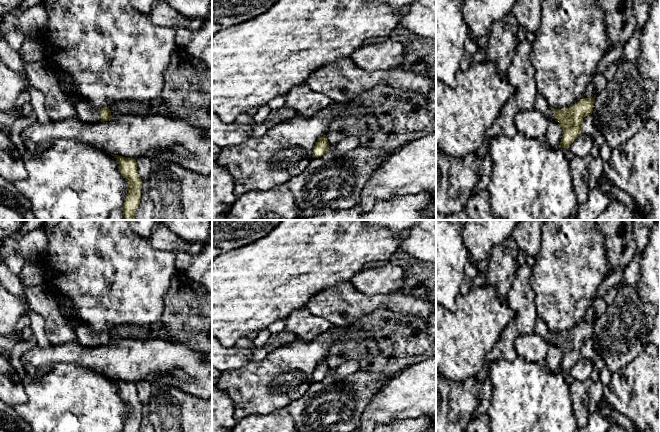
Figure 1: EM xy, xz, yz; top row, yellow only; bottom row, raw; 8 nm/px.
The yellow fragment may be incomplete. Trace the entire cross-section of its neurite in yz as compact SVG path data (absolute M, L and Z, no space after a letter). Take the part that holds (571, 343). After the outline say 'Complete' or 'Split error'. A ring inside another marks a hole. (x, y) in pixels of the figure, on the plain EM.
M537 317L535 333L562 350L563 360L559 372L569 372L573 365L582 357L583 342L592 338L595 321L596 319L593 322L583 321L570 332L554 333L541 318Z. Split error

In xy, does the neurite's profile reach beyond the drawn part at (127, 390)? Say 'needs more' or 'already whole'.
already whole

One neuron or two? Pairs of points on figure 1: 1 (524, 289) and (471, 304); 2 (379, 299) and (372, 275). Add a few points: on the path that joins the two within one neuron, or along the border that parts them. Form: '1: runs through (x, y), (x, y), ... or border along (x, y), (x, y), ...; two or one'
1: border along (506, 298), (514, 311), (514, 317), (510, 321); two
2: border along (354, 287), (366, 294), (398, 292); two

